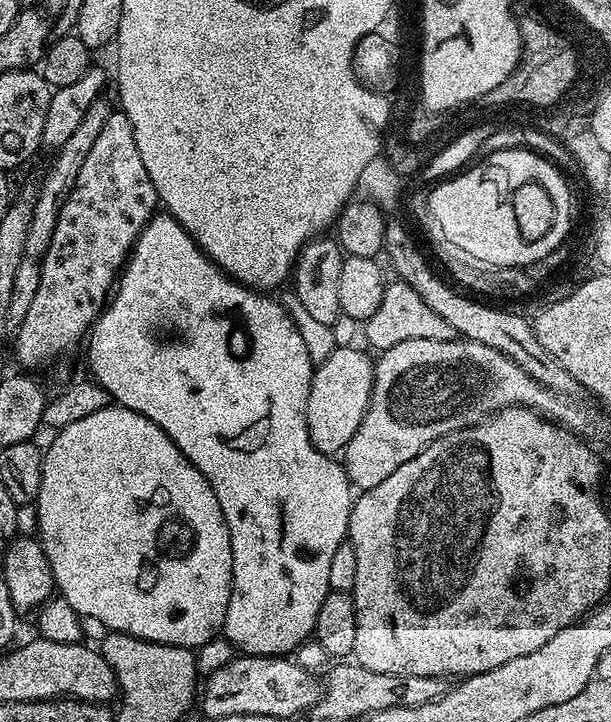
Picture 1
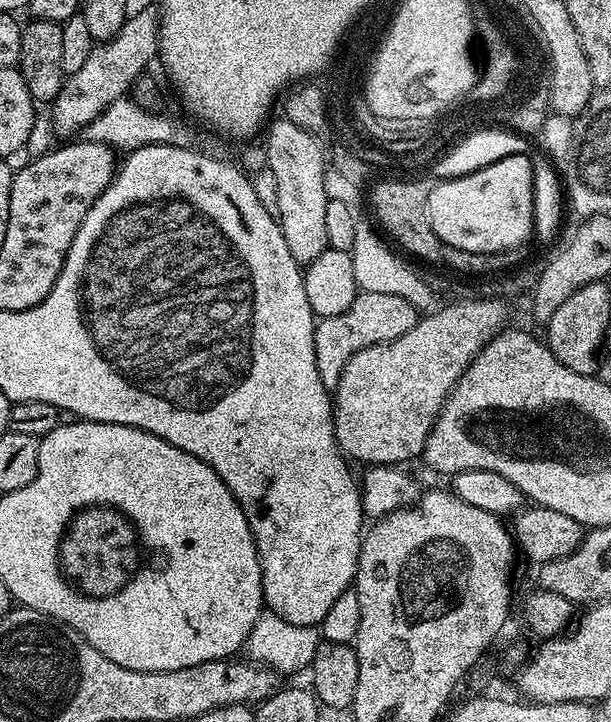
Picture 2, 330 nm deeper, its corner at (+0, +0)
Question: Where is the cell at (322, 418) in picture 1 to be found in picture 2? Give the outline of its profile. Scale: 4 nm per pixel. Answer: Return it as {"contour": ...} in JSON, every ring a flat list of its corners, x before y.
{"contour":[[483,298,484,300,460,300,457,304,448,304,445,308,440,308,437,312,429,311,429,316,421,315,413,328,406,330,406,334,402,334,402,338,394,338,388,344,375,344,369,348,358,350,358,354,354,354,354,358,350,358,350,362,346,362,346,366,342,370,340,379,334,384,334,403,332,405,332,425,336,431,336,445,344,453,345,457,351,458,353,461,361,460,361,465,375,466,377,464,387,464,389,466,407,465,407,460,423,457,424,447,426,446,426,438,430,434,430,430,436,424,436,420,440,416,440,412,444,409,444,404,448,401,448,395,452,393,452,387,456,385,462,378,462,374,474,362,474,358,483,350,484,346,498,333,505,331,508,320,509,306,503,299]]}

